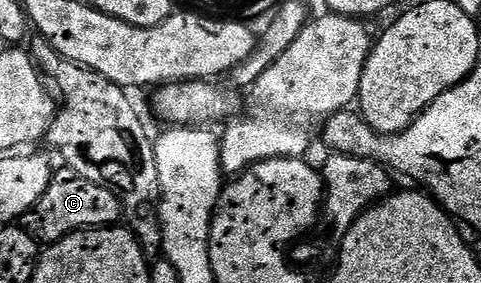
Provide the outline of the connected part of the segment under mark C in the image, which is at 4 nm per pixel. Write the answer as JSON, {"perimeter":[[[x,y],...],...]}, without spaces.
{"perimeter":[[[61,168],[49,181],[47,192],[43,192],[40,200],[29,209],[23,225],[38,243],[52,244],[69,234],[76,234],[78,230],[116,227],[122,218],[121,202],[107,188],[91,180],[83,180],[68,168]]]}

